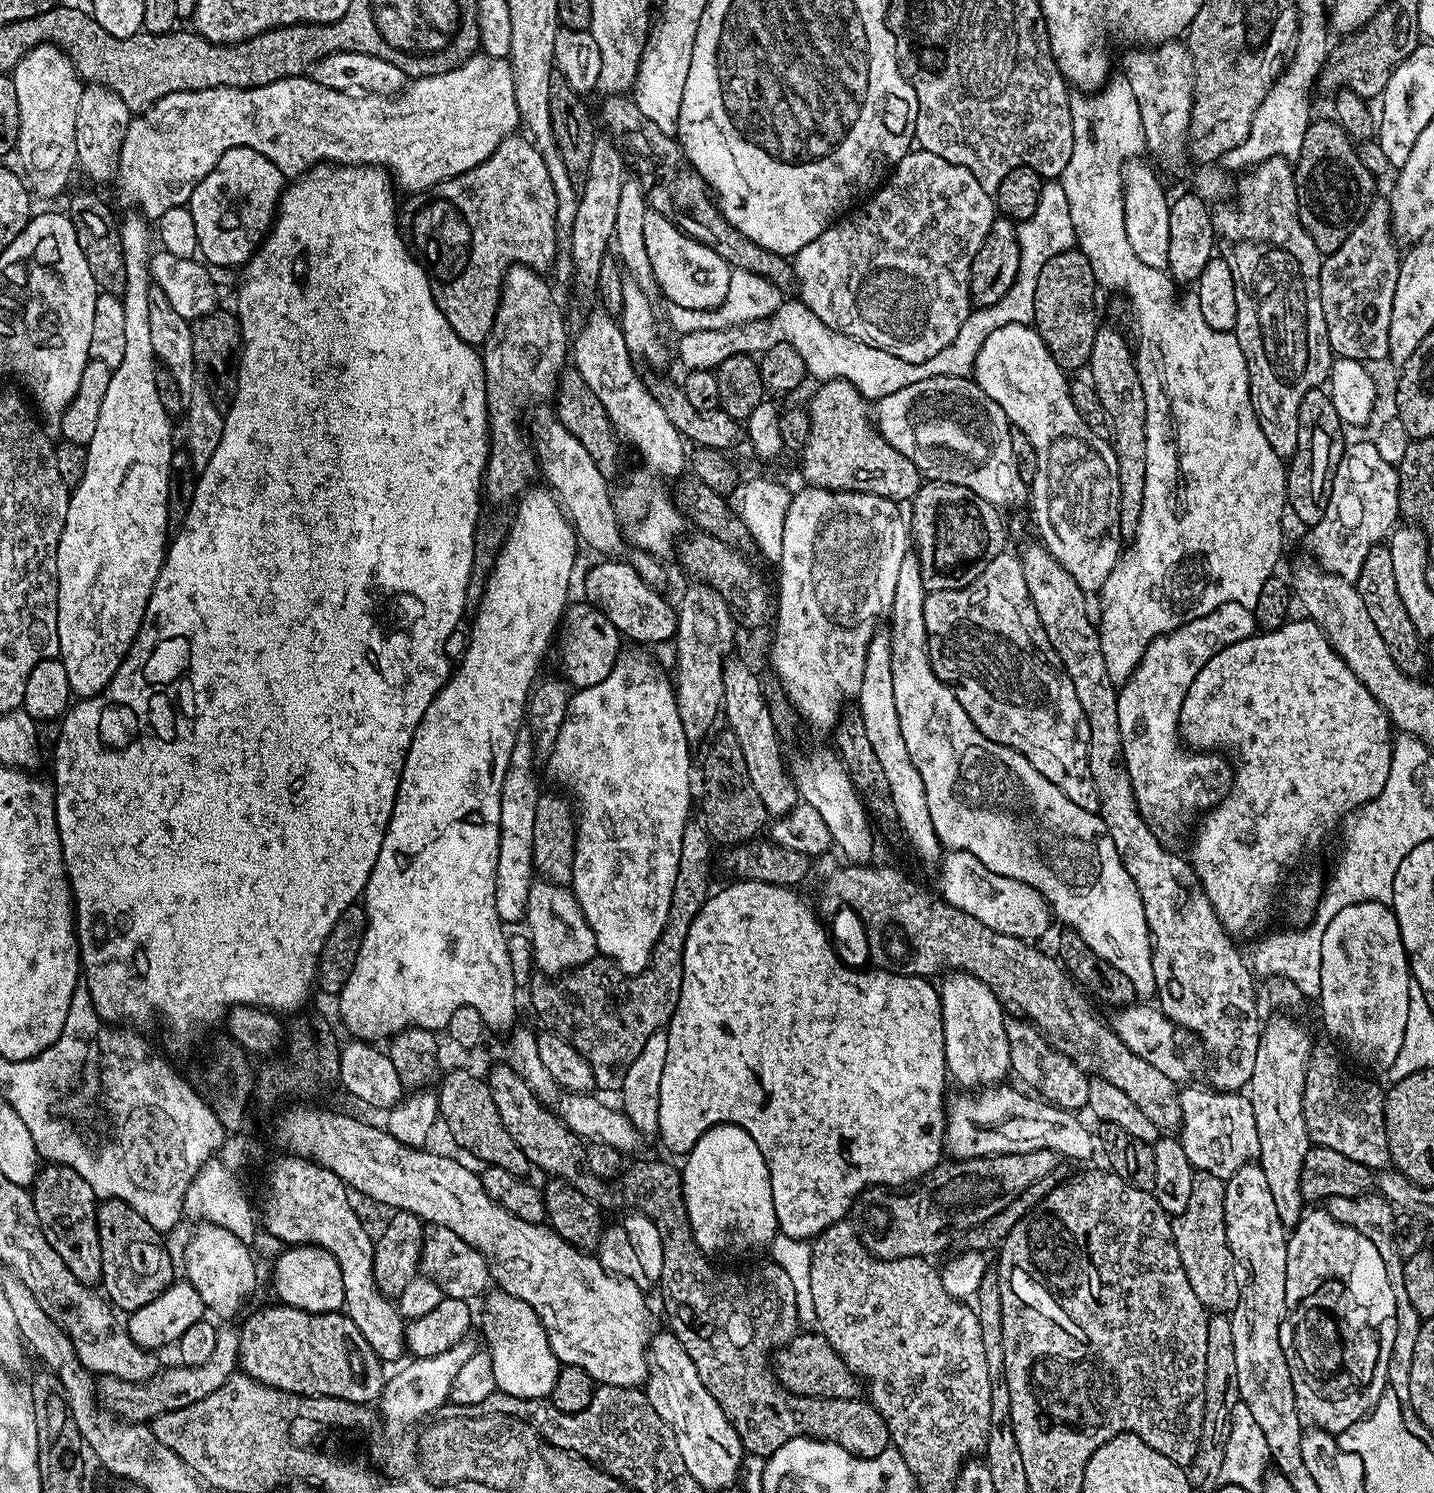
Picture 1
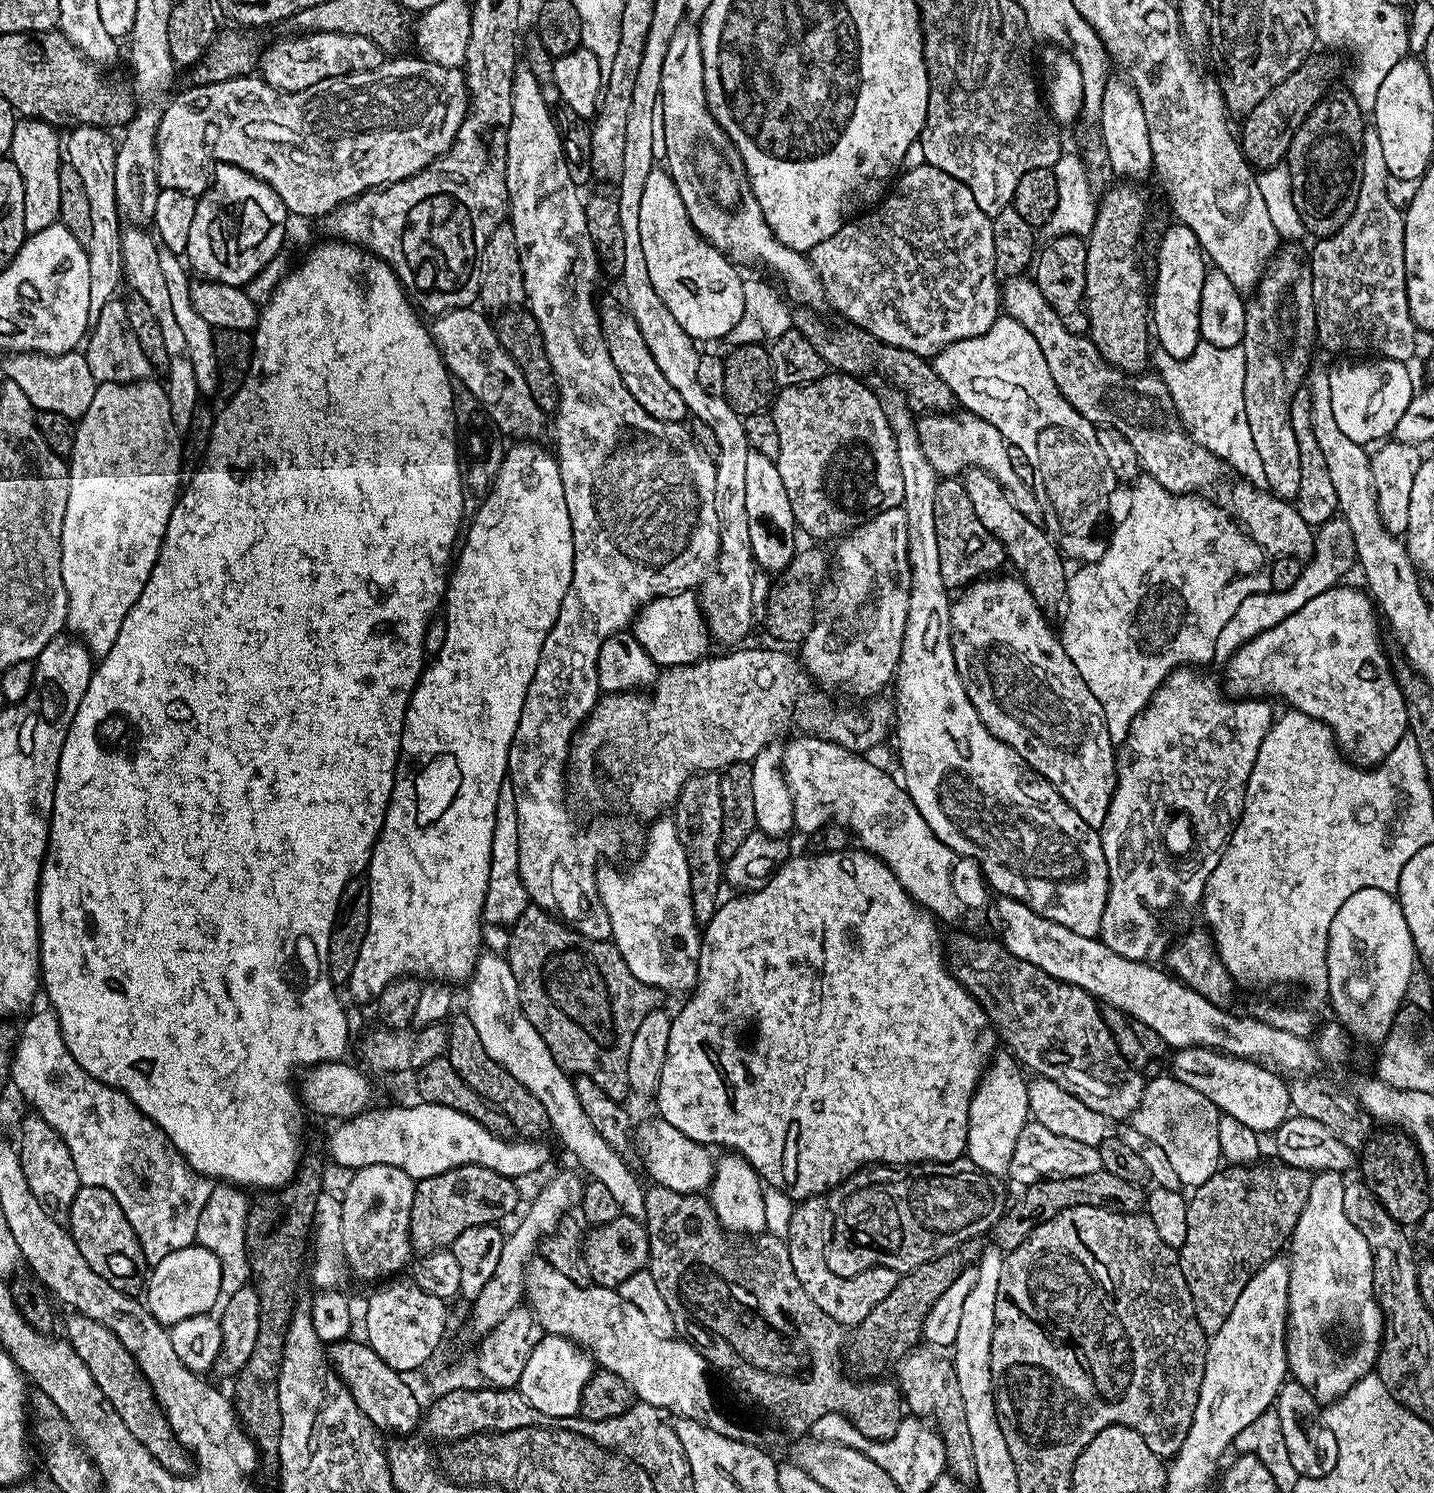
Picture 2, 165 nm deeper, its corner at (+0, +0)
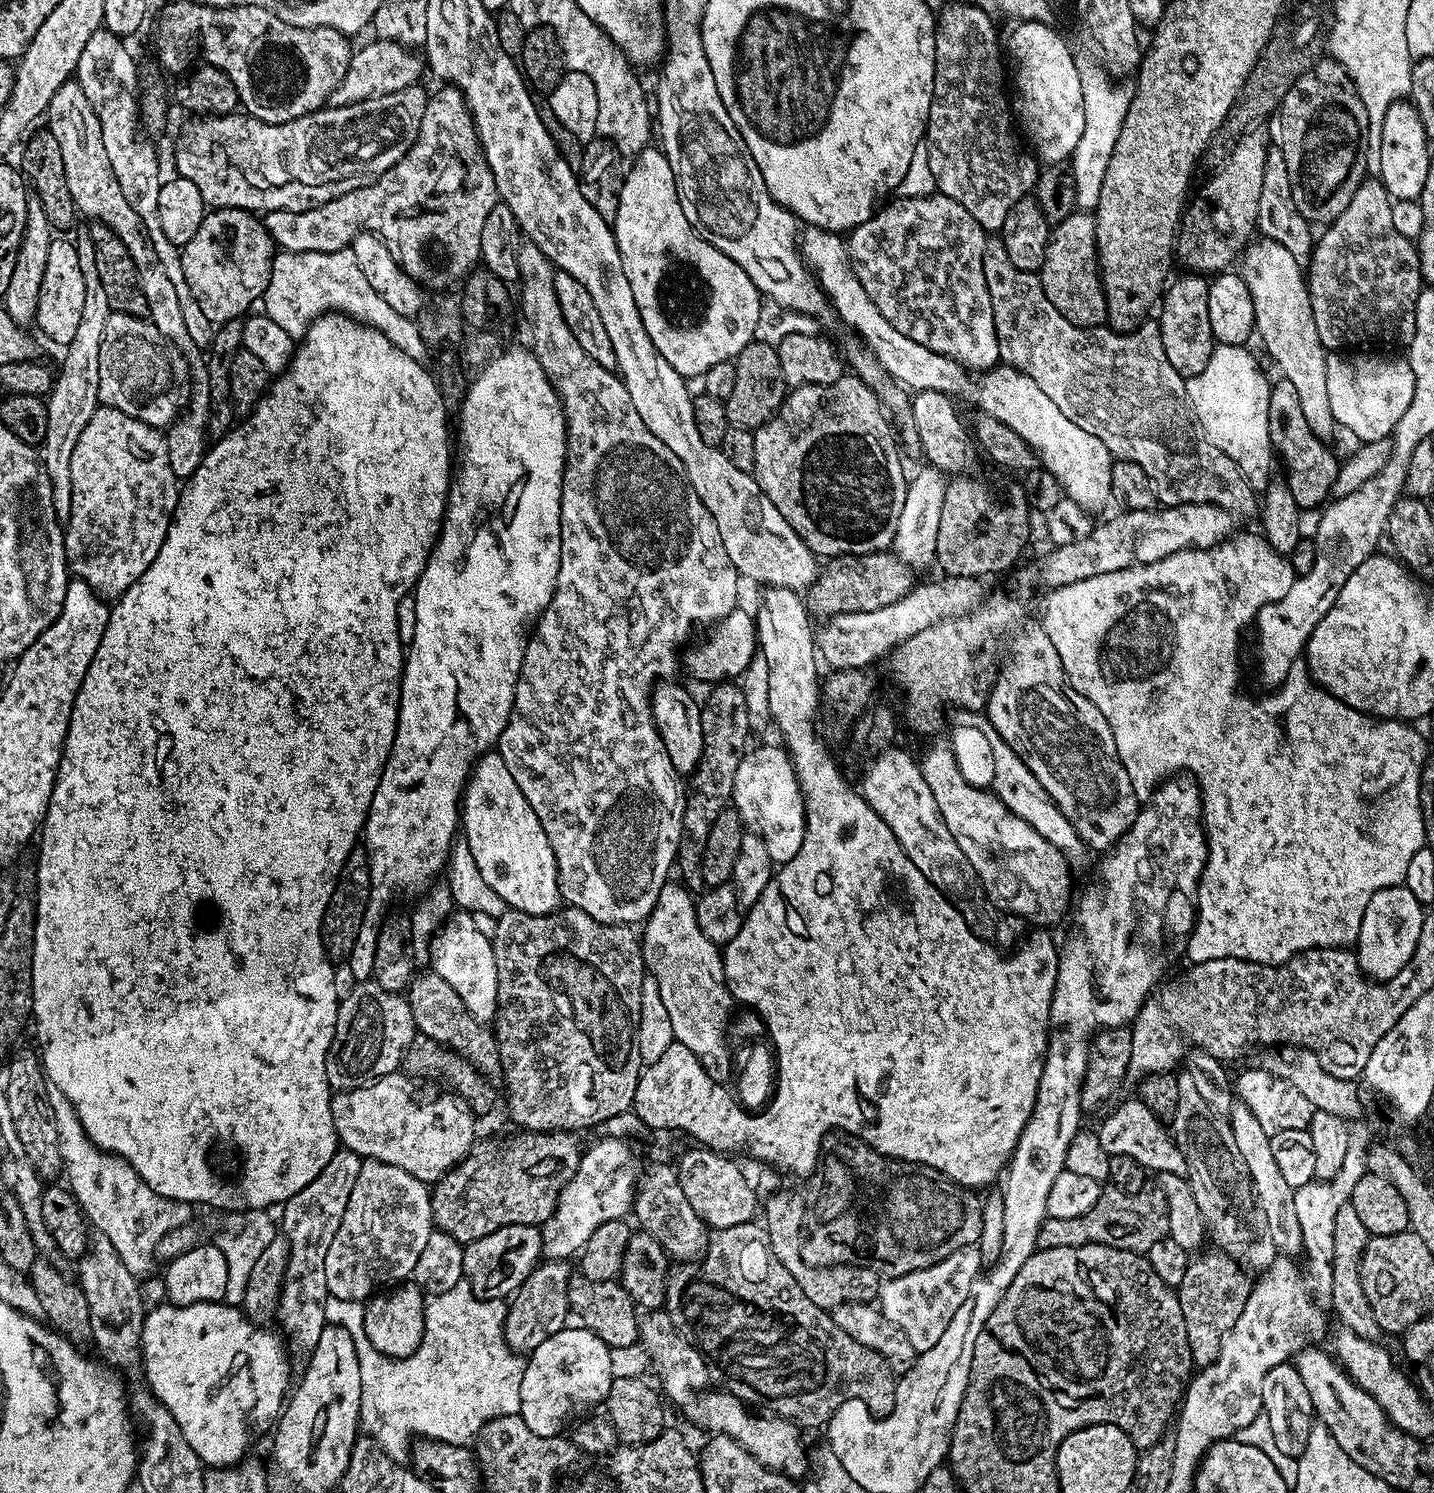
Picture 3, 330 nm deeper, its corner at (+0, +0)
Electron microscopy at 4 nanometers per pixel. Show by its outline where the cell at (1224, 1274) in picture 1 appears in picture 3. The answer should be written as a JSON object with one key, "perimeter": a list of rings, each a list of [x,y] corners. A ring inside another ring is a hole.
{"perimeter":[[[1211,1251],[1200,1254],[1205,1256],[1197,1255],[1189,1263],[1178,1289],[1182,1318],[1186,1318],[1186,1336],[1192,1362],[1198,1368],[1212,1365],[1217,1360],[1225,1334],[1238,1322],[1238,1314],[1242,1314],[1246,1298],[1252,1293],[1249,1273],[1225,1252]]]}

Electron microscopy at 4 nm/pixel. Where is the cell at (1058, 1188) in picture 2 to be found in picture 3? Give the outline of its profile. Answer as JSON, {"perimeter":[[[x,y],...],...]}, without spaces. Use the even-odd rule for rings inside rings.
{"perimeter":[[[1148,1182],[1137,1192],[1123,1192],[1108,1186],[1101,1191],[1098,1202],[1078,1218],[1045,1219],[1040,1227],[1037,1249],[1054,1246],[1082,1246],[1083,1244],[1108,1244],[1111,1248],[1126,1248],[1130,1252],[1146,1254],[1154,1242],[1168,1236],[1170,1214],[1166,1210],[1166,1194],[1159,1183]]]}

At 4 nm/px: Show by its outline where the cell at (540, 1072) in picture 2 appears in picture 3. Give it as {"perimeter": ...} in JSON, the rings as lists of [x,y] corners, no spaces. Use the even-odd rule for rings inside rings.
{"perimeter":[[[453,911],[435,937],[431,959],[434,961],[435,972],[446,982],[450,982],[454,990],[458,990],[458,998],[466,1002],[466,1010],[470,1010],[474,1018],[492,1022],[496,1018],[498,1002],[498,966],[494,962],[489,933],[484,933],[475,922],[477,923],[473,913]]]}

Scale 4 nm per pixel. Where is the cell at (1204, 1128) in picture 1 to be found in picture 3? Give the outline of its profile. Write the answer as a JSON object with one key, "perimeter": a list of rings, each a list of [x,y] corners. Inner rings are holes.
{"perimeter":[[[1139,1098],[1124,1100],[1104,1120],[1104,1125],[1098,1128],[1100,1145],[1109,1156],[1129,1156],[1134,1158],[1145,1170],[1154,1170],[1153,1173],[1173,1172],[1179,1176],[1185,1175],[1184,1159],[1176,1141],[1170,1135],[1169,1129],[1162,1125],[1161,1117],[1150,1111]]]}

